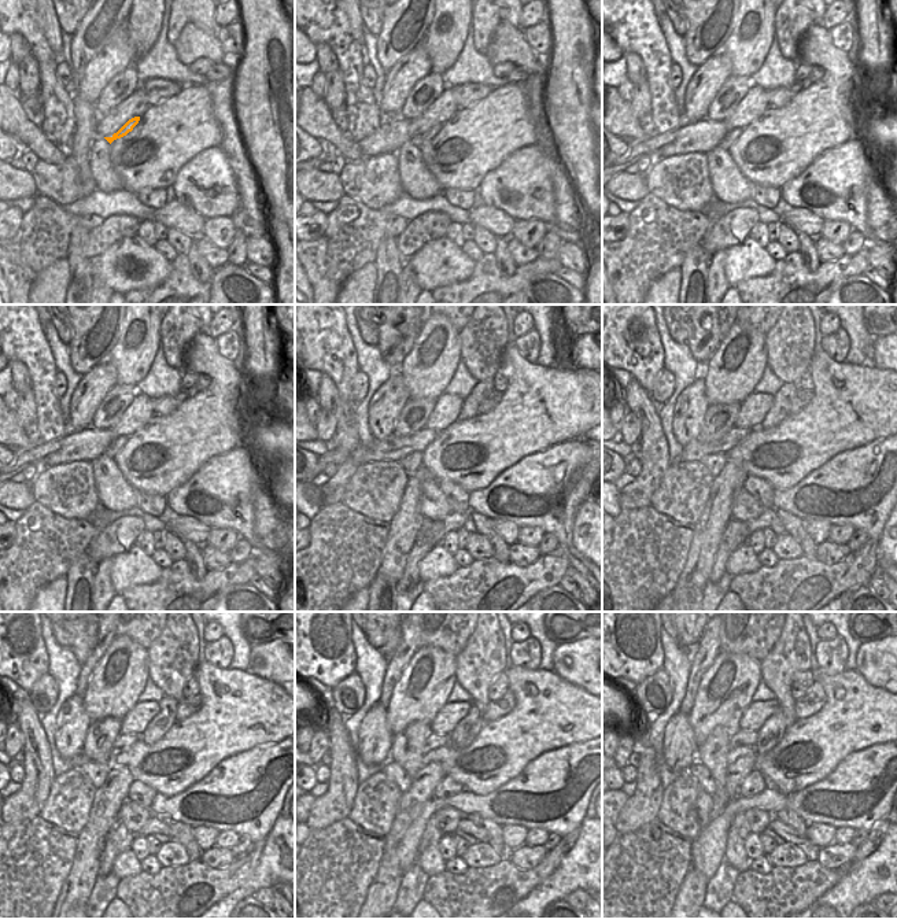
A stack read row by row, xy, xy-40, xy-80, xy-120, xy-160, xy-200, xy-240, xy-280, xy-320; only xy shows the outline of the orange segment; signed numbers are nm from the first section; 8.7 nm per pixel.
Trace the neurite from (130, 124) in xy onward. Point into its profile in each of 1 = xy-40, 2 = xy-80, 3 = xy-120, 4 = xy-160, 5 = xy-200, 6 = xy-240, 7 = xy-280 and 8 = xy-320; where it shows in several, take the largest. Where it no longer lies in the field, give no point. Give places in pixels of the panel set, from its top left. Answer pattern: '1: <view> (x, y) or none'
1: xy-40 (419, 140)
2: xy-80 (731, 136)
3: xy-120 (115, 446)
4: xy-160 (412, 462)
5: xy-200 (713, 462)
6: xy-240 (96, 772)
7: xy-280 (395, 772)
8: xy-320 (700, 771)

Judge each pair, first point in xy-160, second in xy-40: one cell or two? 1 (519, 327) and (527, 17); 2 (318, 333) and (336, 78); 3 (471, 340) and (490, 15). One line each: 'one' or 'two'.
1: one
2: two
3: one

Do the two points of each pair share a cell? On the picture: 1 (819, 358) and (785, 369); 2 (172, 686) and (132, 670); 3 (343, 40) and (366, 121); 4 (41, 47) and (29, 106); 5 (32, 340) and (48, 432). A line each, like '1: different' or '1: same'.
1: different
2: different
3: same
4: different
5: same

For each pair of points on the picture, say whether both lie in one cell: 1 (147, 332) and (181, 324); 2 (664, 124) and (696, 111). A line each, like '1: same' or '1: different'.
1: different
2: different

